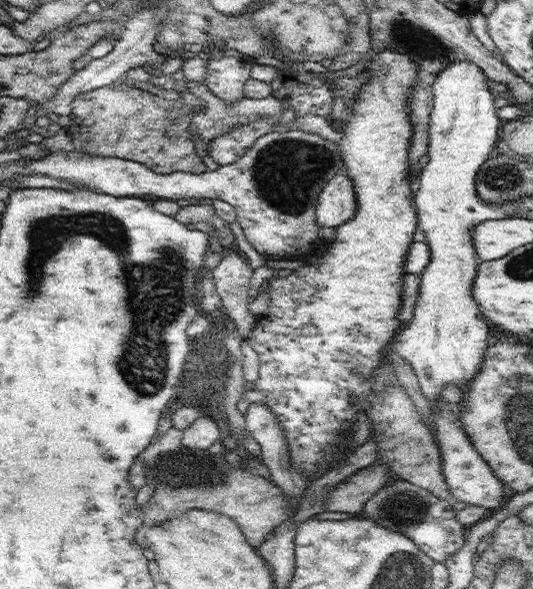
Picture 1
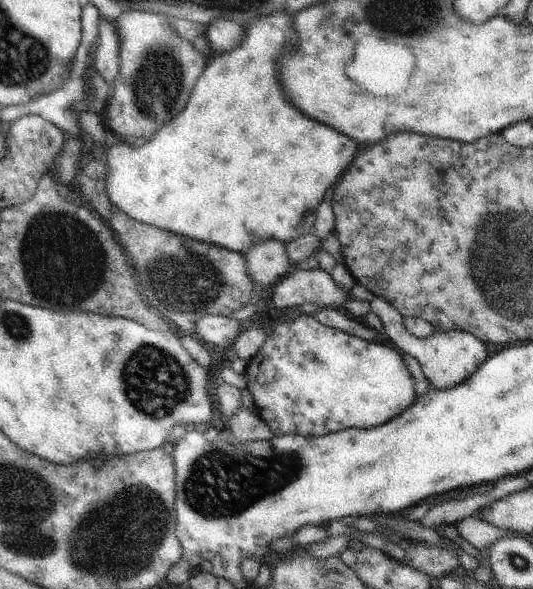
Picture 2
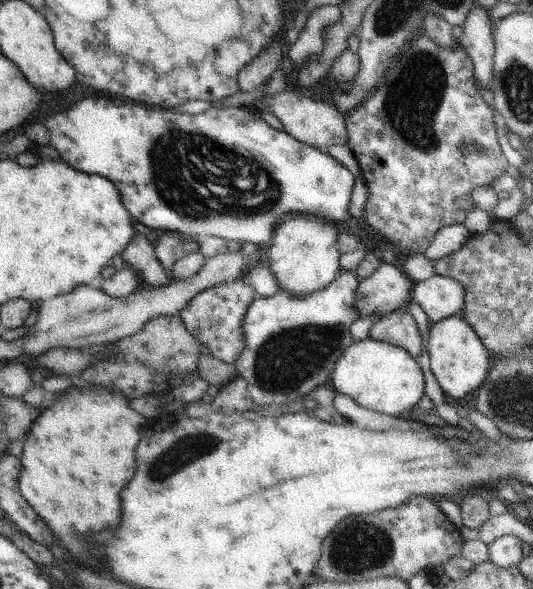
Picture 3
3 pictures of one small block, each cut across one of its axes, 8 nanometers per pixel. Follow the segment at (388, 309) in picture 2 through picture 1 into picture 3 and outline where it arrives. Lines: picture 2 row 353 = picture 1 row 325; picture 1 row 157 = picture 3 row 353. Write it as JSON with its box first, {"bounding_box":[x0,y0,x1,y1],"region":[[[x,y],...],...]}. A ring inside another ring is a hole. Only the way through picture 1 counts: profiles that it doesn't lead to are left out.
{"bounding_box":[428,315,493,404],"region":[[[452,315],[434,323],[429,330],[428,342],[430,368],[447,399],[455,404],[481,387],[493,365],[492,358],[462,315]]]}

